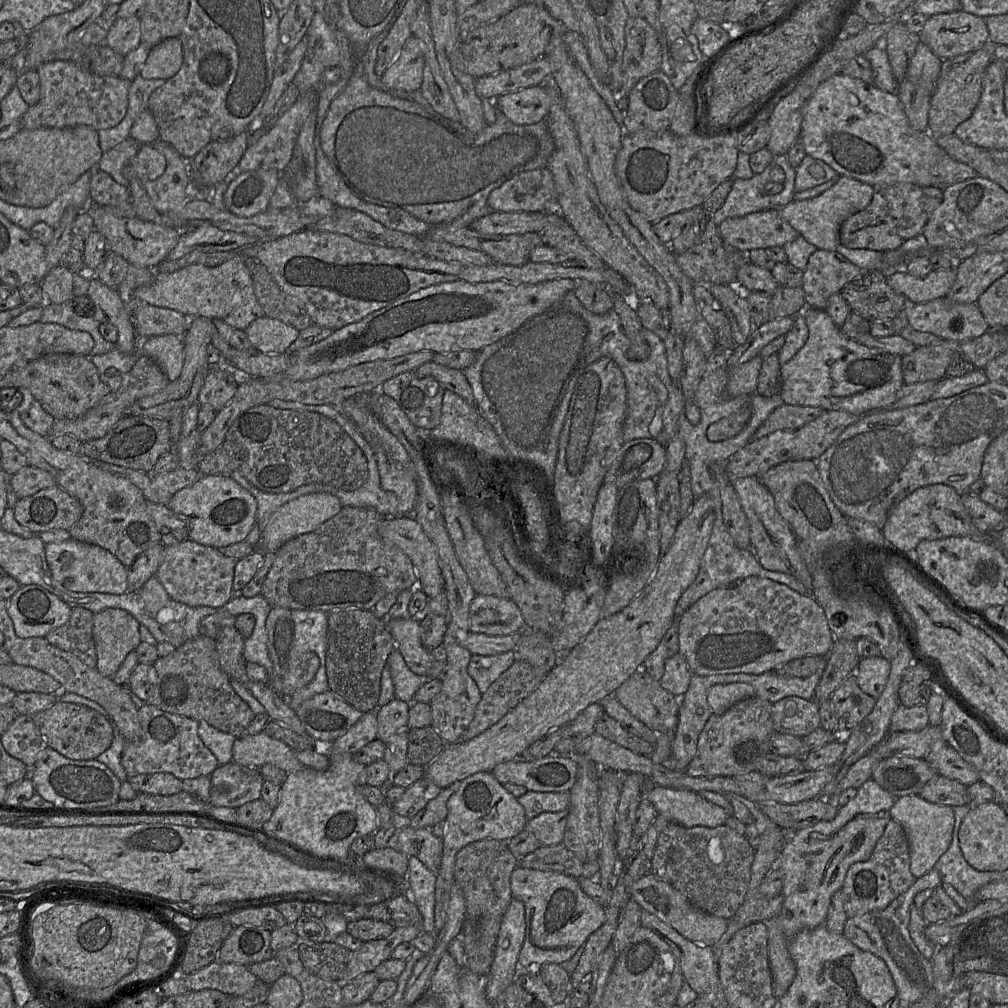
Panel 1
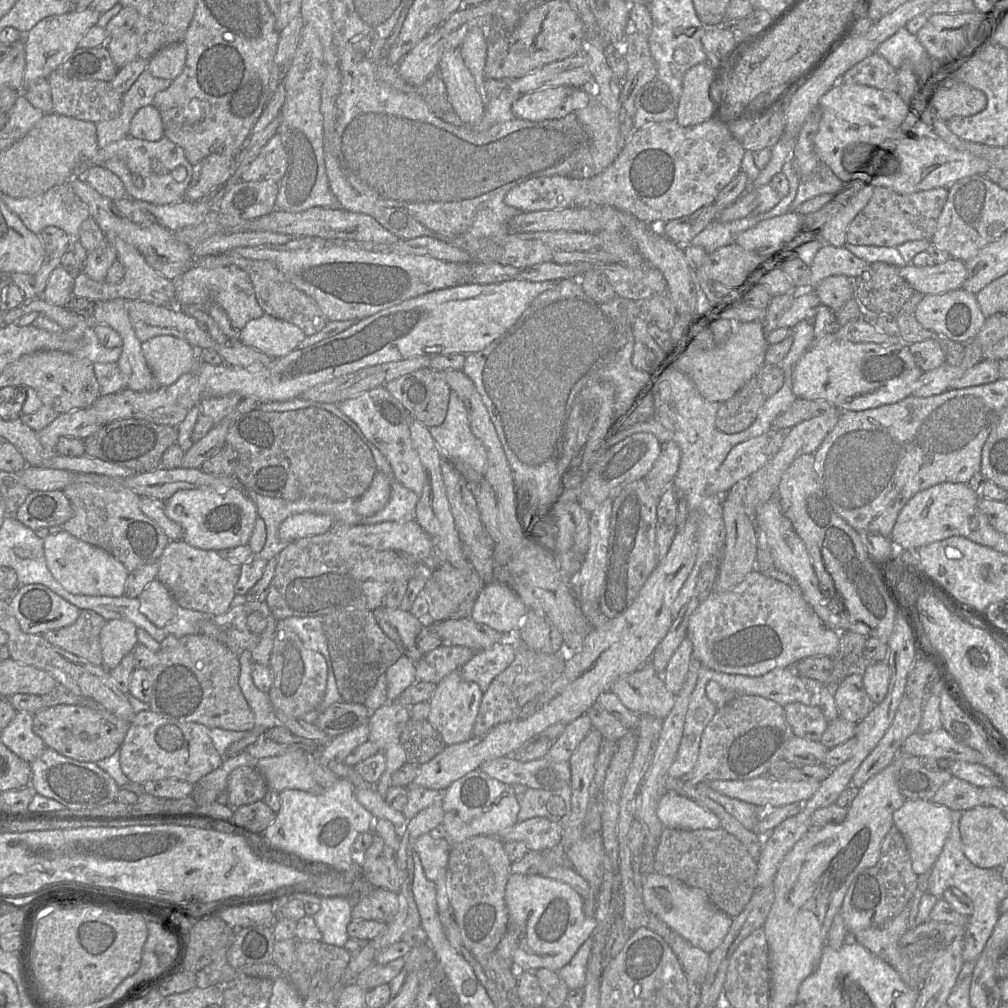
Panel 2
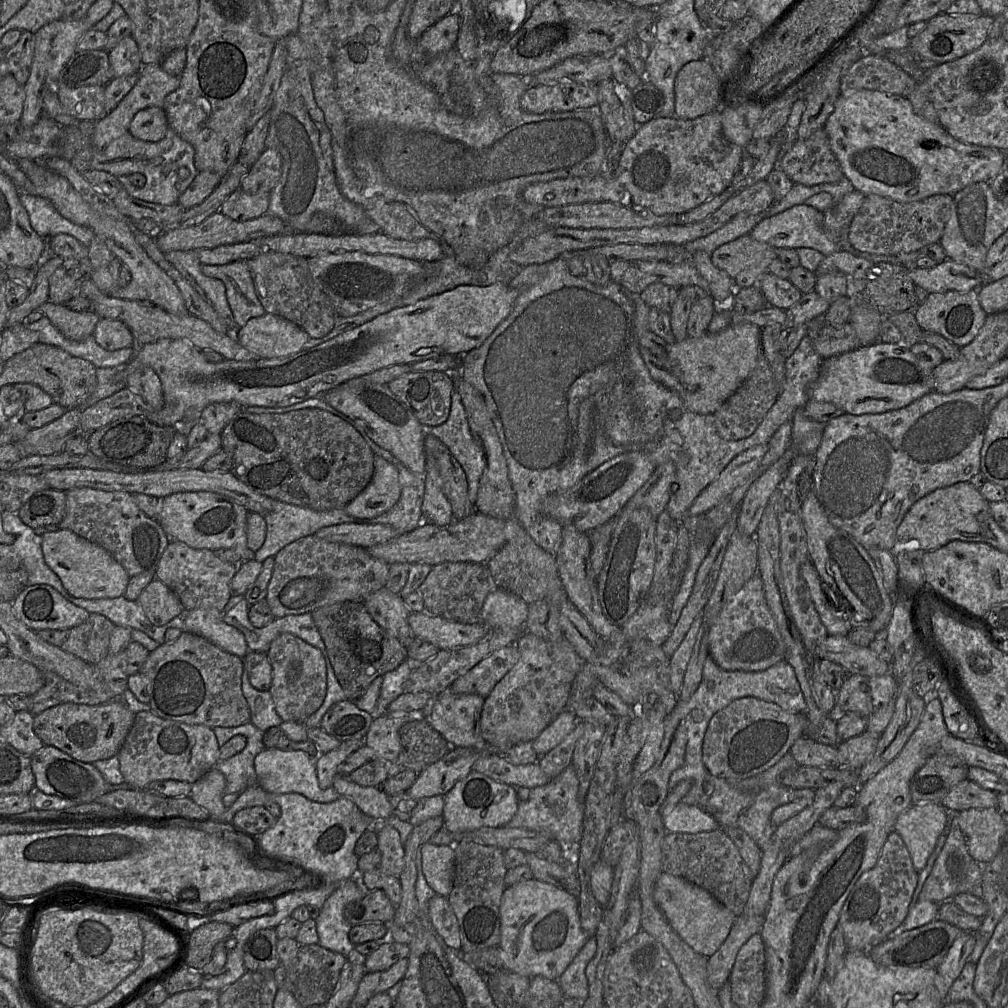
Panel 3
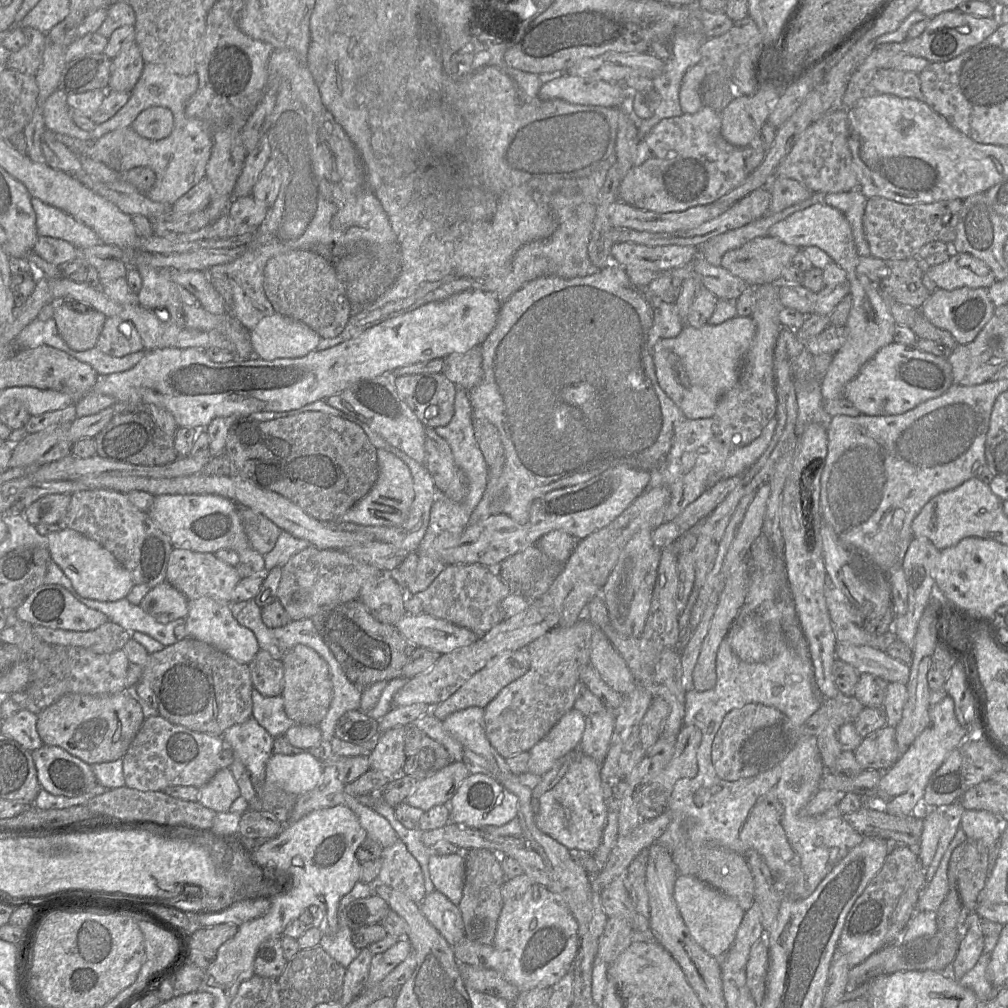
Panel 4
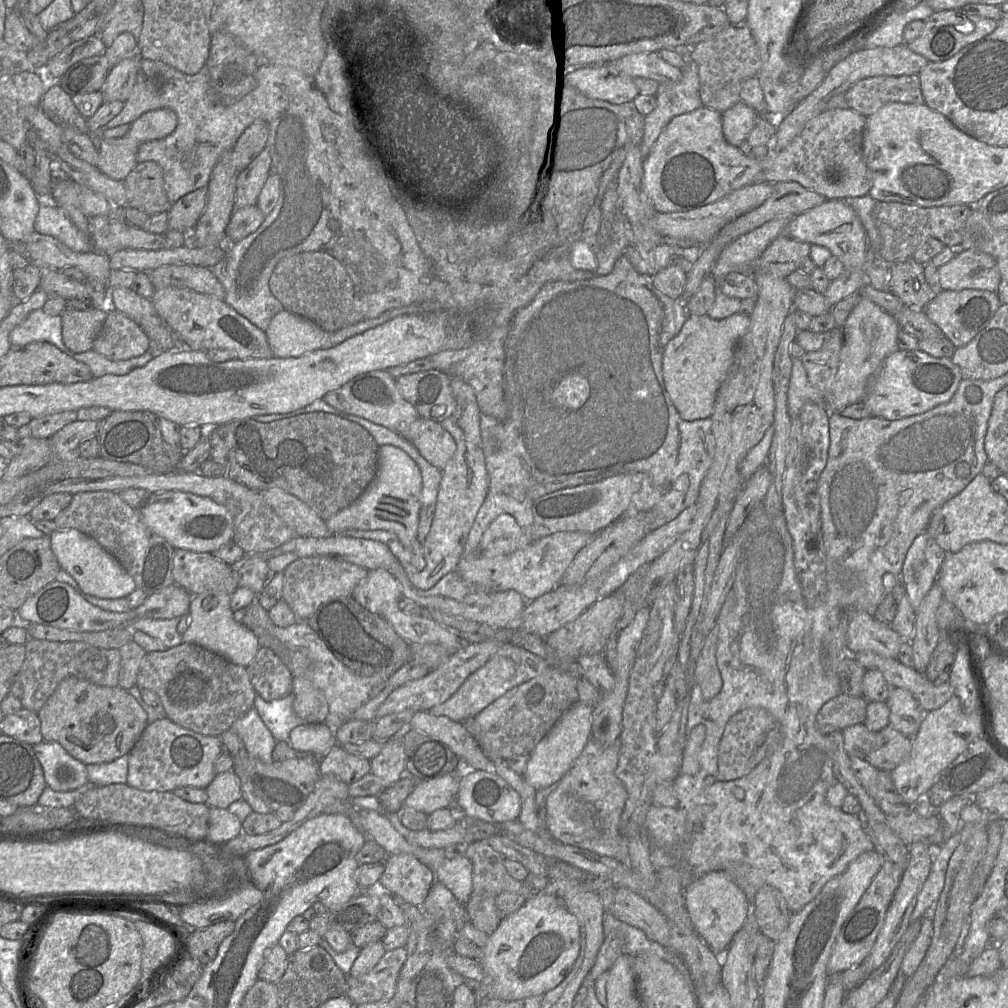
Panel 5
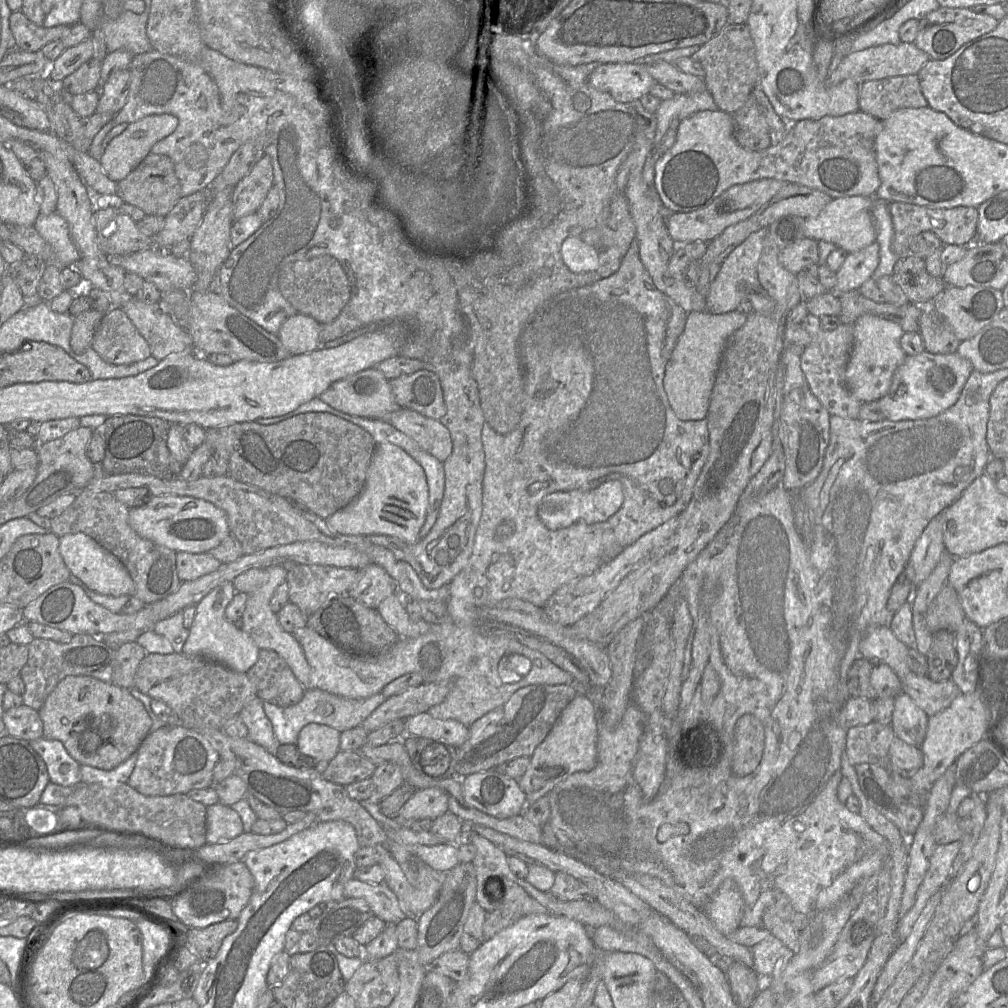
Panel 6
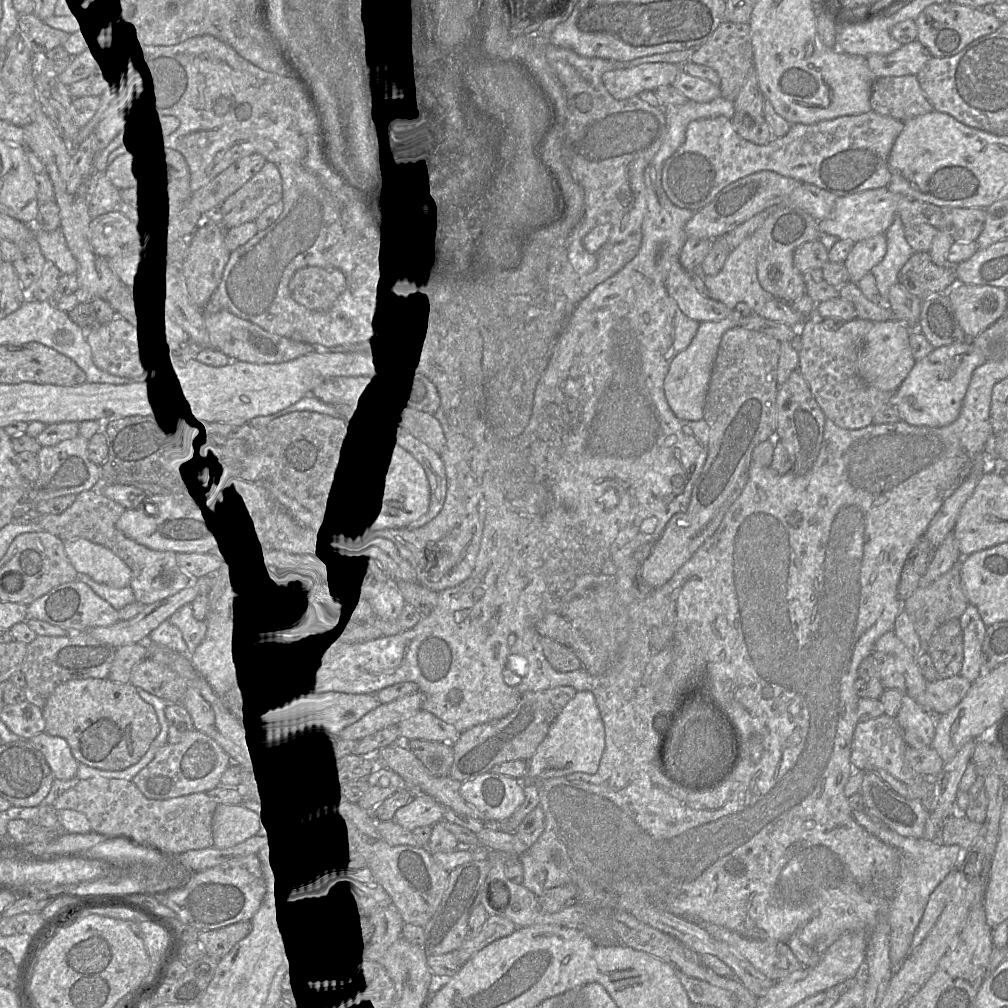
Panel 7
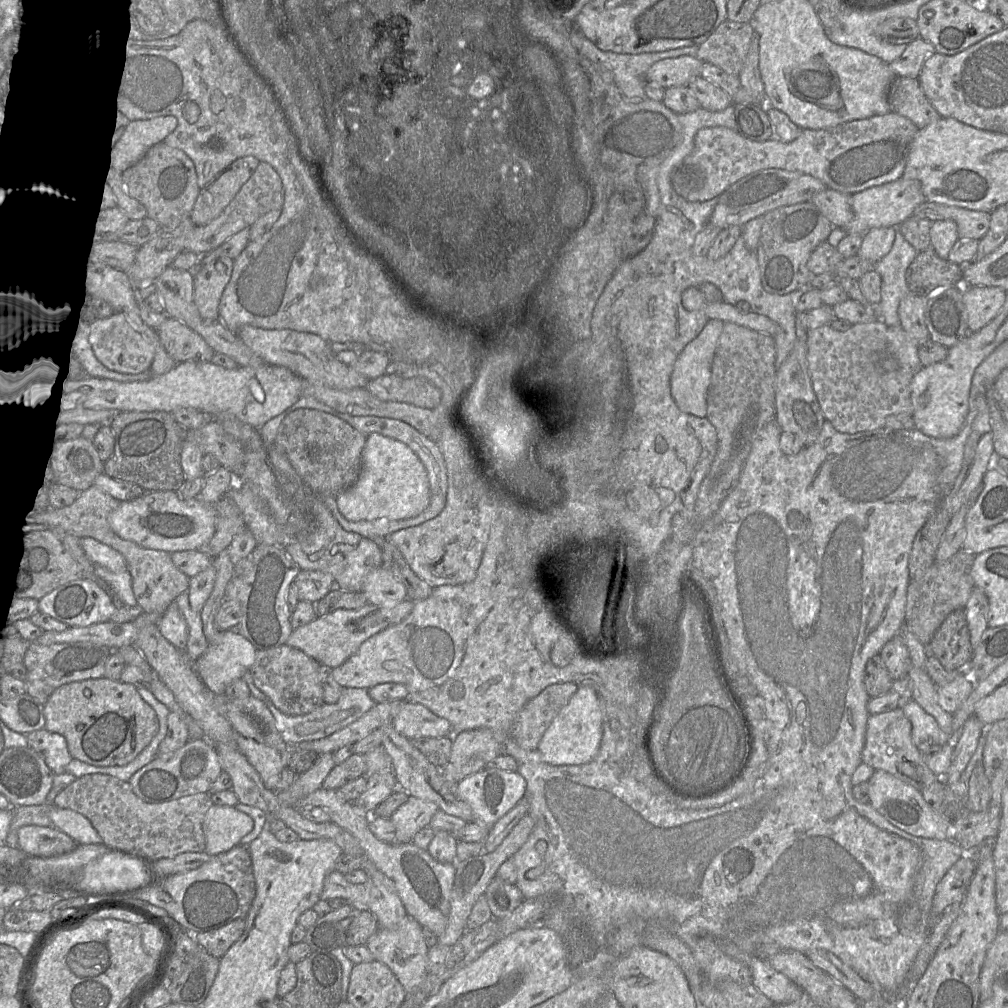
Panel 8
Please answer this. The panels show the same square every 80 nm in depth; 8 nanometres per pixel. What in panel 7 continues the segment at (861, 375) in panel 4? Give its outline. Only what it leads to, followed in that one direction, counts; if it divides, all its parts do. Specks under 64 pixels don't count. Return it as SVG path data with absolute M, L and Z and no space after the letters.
M970 339L934 349L927 357L916 361L908 376L894 392L892 406L899 412L901 421L910 425L926 427L944 427L950 425L960 414L963 399L974 370L985 362L984 355L973 345Z

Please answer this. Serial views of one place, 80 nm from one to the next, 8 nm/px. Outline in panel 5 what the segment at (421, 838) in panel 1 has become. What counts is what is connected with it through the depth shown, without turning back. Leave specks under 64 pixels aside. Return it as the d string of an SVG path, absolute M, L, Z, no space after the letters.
M467 856L446 859L436 870L437 882L445 885L465 905L472 893L472 863Z

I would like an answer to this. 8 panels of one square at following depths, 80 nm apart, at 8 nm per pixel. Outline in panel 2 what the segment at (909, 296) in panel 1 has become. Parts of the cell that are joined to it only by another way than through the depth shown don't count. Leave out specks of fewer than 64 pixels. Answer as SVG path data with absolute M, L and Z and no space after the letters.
M949 258L944 263L934 266L906 265L899 269L899 275L914 291L926 296L962 289L967 278L967 270L963 261Z

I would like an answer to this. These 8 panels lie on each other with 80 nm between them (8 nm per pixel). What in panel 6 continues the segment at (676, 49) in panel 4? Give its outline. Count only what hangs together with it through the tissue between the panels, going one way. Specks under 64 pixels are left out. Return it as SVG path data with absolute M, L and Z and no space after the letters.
M701 91L689 94L675 94L671 99L660 102L655 115L657 128L652 145L642 171L646 185L649 187L651 200L655 204L661 217L666 221L675 214L661 202L654 188L655 164L675 143L680 123L700 111L718 110L711 94Z

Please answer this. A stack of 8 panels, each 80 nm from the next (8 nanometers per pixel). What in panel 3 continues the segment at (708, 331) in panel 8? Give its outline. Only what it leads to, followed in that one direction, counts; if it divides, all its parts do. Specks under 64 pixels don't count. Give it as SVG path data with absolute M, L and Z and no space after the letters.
M735 323L715 334L706 332L700 337L687 336L684 340L671 344L647 330L638 339L638 349L654 381L677 393L690 411L714 414L756 367L761 352L761 328L751 323Z

